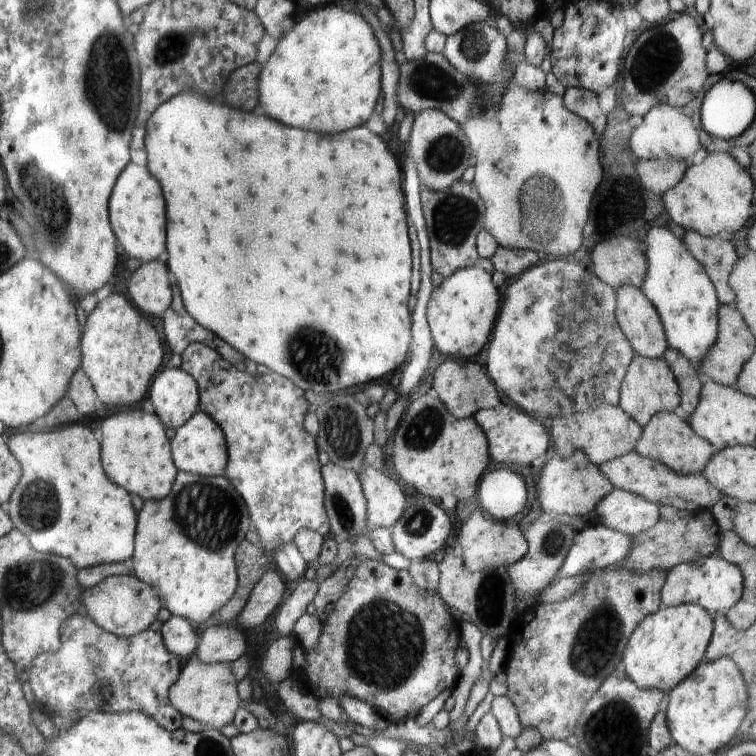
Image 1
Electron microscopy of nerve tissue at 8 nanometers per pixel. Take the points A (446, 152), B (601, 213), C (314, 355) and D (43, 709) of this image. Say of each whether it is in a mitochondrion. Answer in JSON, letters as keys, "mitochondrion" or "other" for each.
{"A":"mitochondrion","B":"other","C":"mitochondrion","D":"other"}

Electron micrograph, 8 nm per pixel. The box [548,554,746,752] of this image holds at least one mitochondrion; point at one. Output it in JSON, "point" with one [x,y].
{"point":[595,646]}

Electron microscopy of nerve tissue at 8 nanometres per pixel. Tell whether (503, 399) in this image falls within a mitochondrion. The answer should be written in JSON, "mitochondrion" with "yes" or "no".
{"mitochondrion":"no"}

